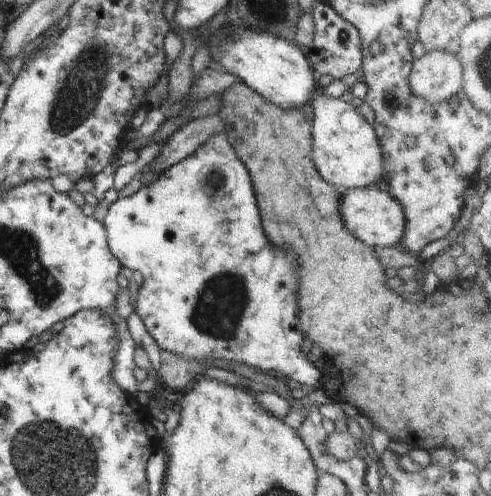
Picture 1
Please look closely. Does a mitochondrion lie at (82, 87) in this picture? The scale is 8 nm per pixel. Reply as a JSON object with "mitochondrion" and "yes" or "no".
{"mitochondrion":"yes"}

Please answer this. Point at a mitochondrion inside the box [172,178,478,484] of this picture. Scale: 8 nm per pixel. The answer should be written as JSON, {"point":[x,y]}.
{"point":[221,304]}

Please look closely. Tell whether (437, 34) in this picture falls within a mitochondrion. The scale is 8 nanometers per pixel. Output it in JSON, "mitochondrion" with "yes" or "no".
{"mitochondrion":"no"}

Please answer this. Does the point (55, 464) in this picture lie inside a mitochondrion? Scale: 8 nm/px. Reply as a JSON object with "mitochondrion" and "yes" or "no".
{"mitochondrion":"yes"}

